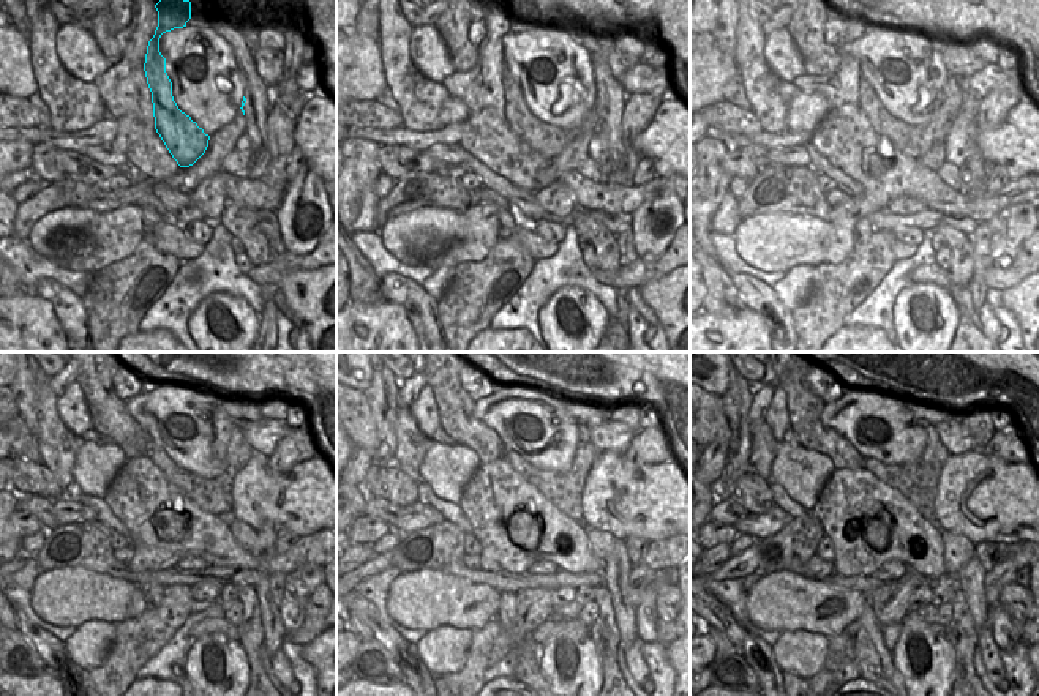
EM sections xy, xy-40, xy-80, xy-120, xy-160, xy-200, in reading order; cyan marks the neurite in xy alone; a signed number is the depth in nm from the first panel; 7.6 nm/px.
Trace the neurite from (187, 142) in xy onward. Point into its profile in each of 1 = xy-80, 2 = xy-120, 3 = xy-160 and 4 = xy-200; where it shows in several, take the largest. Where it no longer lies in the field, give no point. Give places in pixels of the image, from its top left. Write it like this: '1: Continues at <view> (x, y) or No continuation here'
1: Continues at xy-80 (915, 141)
2: Continues at xy-120 (213, 496)
3: Continues at xy-160 (564, 490)
4: Continues at xy-200 (918, 480)

